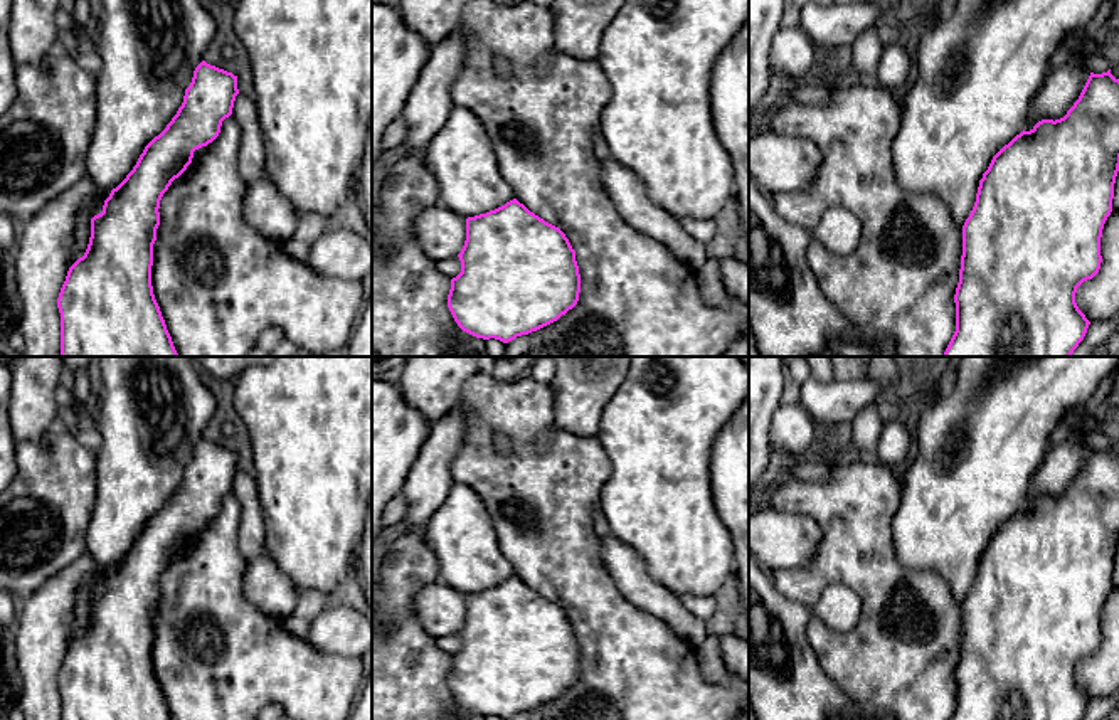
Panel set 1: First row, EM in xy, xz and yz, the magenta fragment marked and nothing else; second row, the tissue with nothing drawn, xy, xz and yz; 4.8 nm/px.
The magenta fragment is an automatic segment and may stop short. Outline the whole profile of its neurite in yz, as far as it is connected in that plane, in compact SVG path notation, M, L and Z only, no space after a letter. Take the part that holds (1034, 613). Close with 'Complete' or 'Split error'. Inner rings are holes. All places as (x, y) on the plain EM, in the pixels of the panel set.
M961 357L956 382L947 395L927 394L919 422L914 426L917 456L904 476L902 501L894 516L894 548L899 562L909 570L939 574L963 606L963 633L959 659L954 671L956 708L949 720L1080 720L1090 698L1075 680L1077 664L1092 656L1102 639L1100 614L1112 589L1114 560L1119 548L1119 456L1111 446L1090 449L1079 476L1060 496L1042 496L1030 508L1025 506L1030 481L1050 449L1050 434L1089 402L1104 379L1116 373L1119 357Z. Split error

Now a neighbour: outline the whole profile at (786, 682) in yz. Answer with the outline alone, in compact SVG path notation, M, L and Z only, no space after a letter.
M749 553L749 705L756 720L830 720L833 715L858 717L860 710L823 673L813 646L808 643L811 611L784 597L767 570Z

